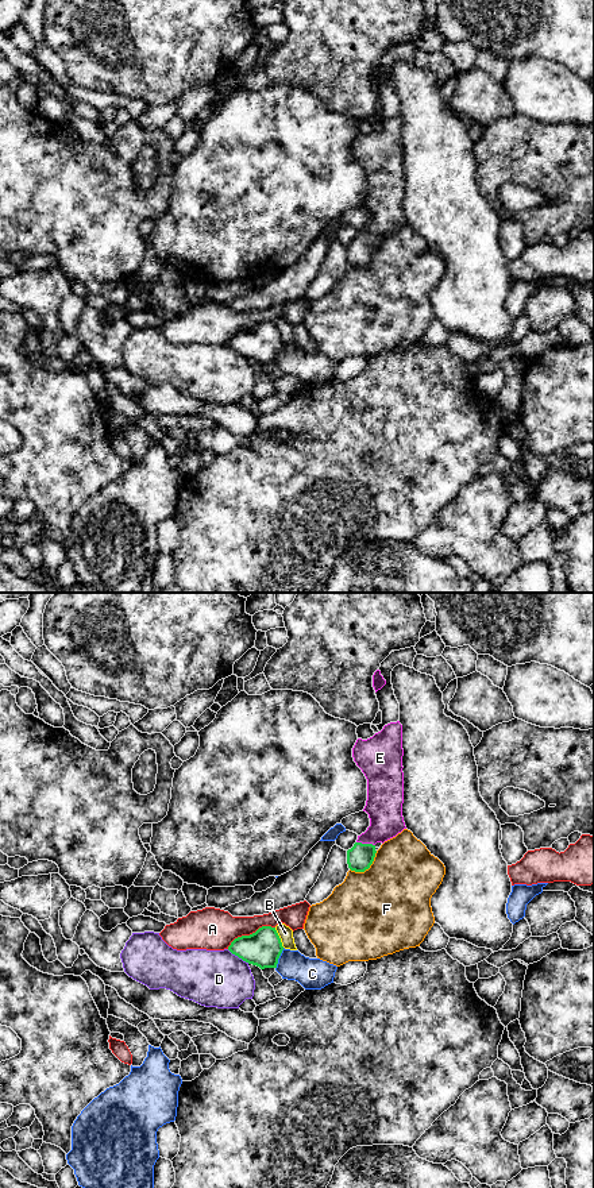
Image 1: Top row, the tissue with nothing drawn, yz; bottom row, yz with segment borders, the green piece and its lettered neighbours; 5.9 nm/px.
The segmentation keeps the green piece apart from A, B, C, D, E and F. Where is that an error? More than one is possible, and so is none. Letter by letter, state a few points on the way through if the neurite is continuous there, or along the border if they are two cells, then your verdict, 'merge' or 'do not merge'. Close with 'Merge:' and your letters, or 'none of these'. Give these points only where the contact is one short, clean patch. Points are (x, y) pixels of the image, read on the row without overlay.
A: do not merge
B: along yz (274, 323), (284, 342) | do not merge
C: do not merge
D: do not merge
E: across yz (359, 253), (366, 239), (384, 219), (384, 201) | merge
F: do not merge
Merge: E

